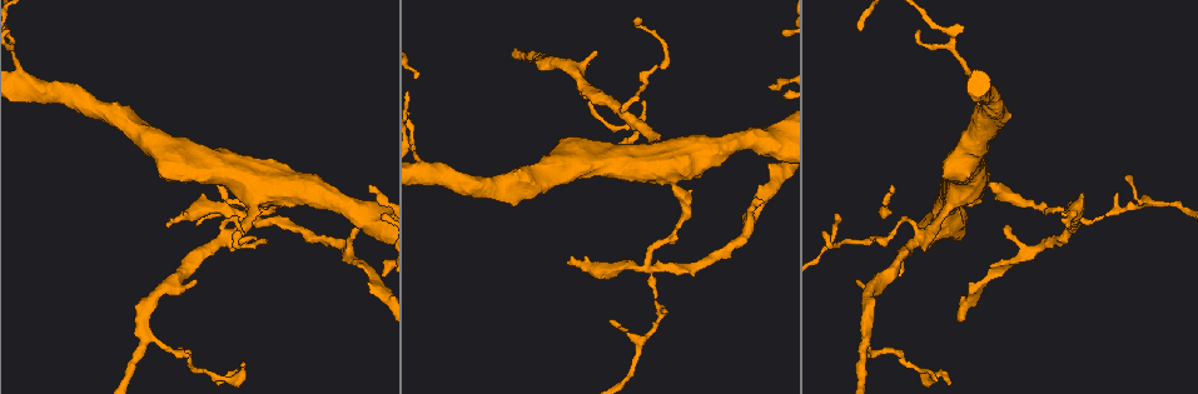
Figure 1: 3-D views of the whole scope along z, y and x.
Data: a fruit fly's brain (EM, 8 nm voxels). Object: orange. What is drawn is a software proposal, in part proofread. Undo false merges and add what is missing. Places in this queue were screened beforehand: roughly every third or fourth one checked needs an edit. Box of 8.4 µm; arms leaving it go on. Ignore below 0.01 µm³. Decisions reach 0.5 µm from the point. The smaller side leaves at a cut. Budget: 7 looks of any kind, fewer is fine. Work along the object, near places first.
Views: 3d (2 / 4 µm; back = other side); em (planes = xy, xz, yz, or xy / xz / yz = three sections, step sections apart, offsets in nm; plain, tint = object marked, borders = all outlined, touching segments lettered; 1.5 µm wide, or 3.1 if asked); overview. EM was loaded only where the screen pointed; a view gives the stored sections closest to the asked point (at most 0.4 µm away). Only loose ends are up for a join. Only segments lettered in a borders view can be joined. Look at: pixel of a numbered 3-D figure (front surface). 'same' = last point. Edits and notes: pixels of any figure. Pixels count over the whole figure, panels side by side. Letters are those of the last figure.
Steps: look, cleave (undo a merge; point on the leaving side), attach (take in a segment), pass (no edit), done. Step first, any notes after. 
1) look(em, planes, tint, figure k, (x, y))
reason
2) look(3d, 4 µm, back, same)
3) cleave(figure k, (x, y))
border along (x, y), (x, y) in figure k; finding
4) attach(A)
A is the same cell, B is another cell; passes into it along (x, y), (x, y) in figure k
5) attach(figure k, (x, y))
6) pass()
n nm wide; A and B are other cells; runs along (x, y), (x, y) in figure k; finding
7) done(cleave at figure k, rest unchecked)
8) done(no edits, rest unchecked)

look(em, planes, tint, figure 1, (644, 268))
calibre changes

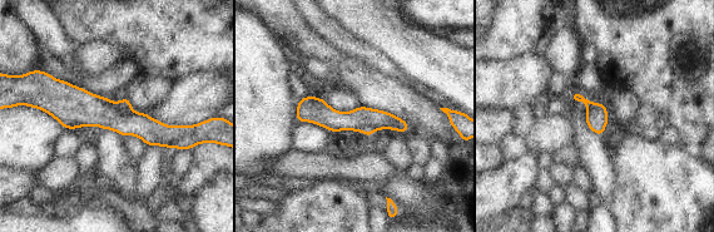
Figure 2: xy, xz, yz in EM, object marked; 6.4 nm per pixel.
look(em, planes, borders, same)
what lies round it

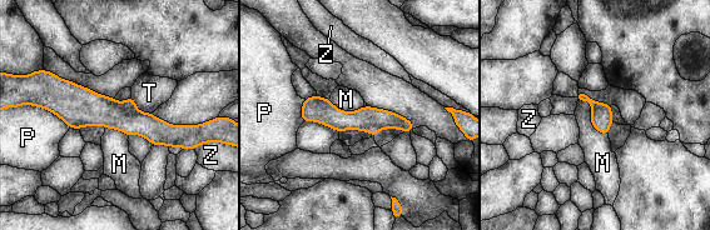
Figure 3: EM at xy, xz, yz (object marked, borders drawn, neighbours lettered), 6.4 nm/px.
cleave(figure 3, (88, 108))
140 nm wide; M, P, T and Z are other cells; the part that leaves runs along (45, 104), (193, 131) in figure 3; a second cell is stuck on

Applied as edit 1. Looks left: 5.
look(overview)
redraw

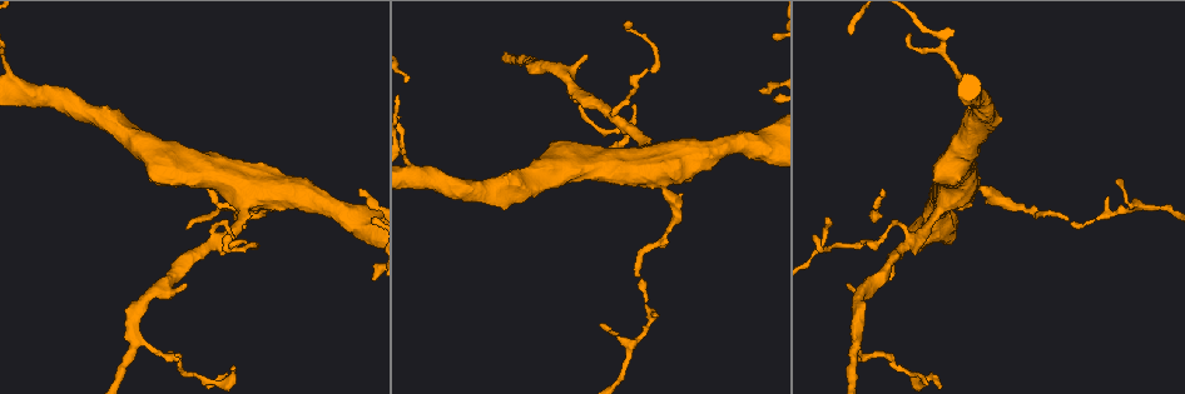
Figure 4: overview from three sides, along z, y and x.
look(em, yz, step 8, tint, figure 4, (221, 240))
narrows sharply

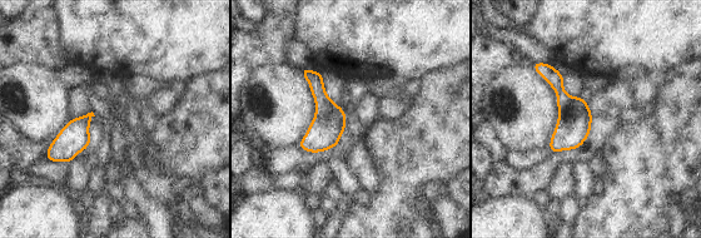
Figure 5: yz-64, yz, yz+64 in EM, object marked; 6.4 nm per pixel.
look(em, planes, tint, same)

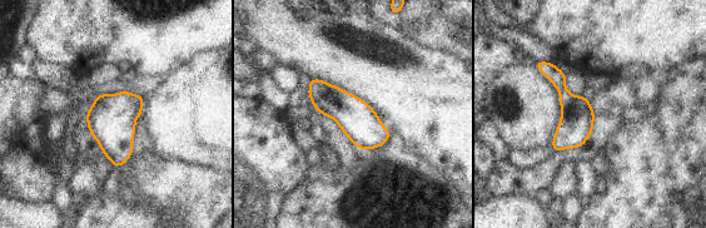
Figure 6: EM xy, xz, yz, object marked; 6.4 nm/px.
look(em, planes, borders, same)
see the neighbours

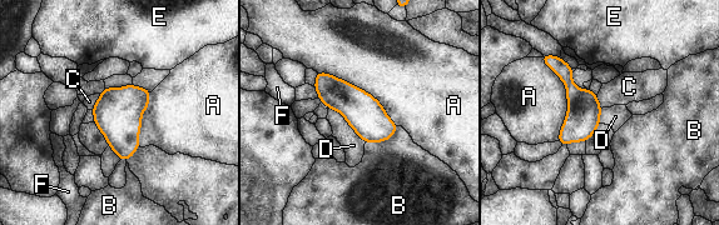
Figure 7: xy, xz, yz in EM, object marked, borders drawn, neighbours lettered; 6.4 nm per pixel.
pass()
140 nm wide; A, B, C, D, E and F are other cells; border along (327, 106), (338, 111), (365, 143) in figure 7; continuous, no second cell

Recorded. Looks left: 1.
done(cleave at figure 3, rest unchecked)

